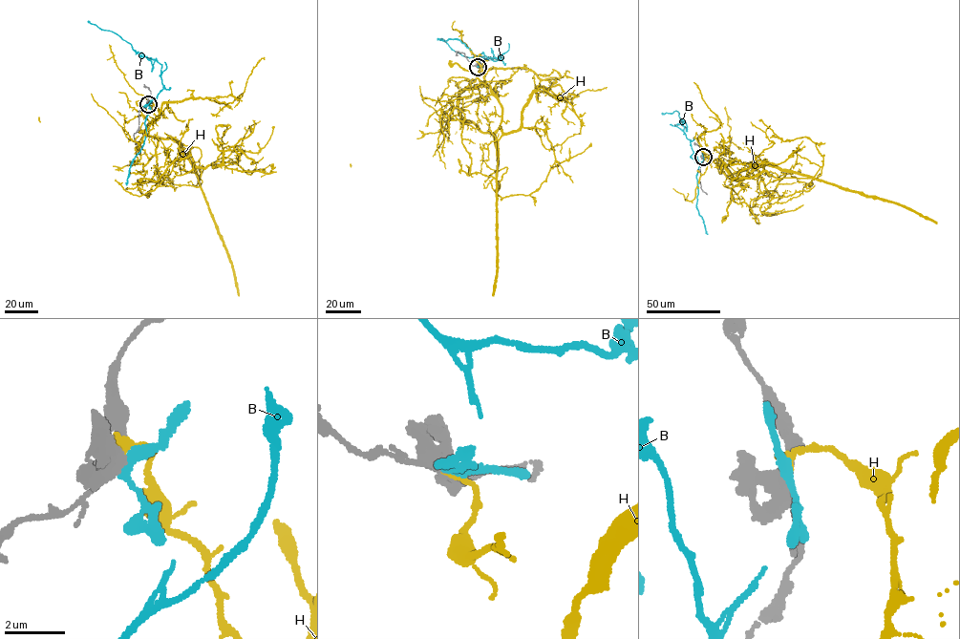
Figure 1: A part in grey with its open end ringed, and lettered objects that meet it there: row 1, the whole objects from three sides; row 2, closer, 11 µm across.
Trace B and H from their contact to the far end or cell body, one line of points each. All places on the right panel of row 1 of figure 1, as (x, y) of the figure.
B: (703, 157), (699, 163), (684, 132), (685, 122), (680, 121), (679, 113), (662, 114)
H: (703, 157), (709, 162), (719, 159), (732, 173), (756, 166), (763, 159), (782, 169), (904, 204), (936, 223)

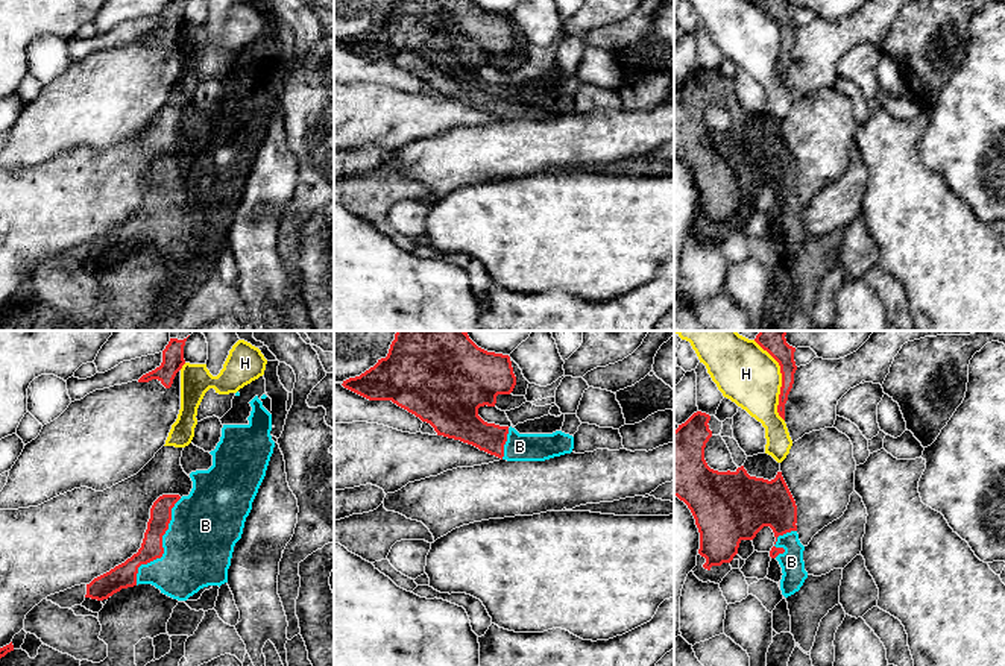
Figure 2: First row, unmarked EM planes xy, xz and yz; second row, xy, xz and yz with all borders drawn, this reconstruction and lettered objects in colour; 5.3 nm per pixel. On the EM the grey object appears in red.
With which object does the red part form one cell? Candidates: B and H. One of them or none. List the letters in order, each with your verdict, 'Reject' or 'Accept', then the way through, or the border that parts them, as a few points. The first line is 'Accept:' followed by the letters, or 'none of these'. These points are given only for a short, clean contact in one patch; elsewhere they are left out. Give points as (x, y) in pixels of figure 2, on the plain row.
Accept: B
B: Accept
H: Reject

